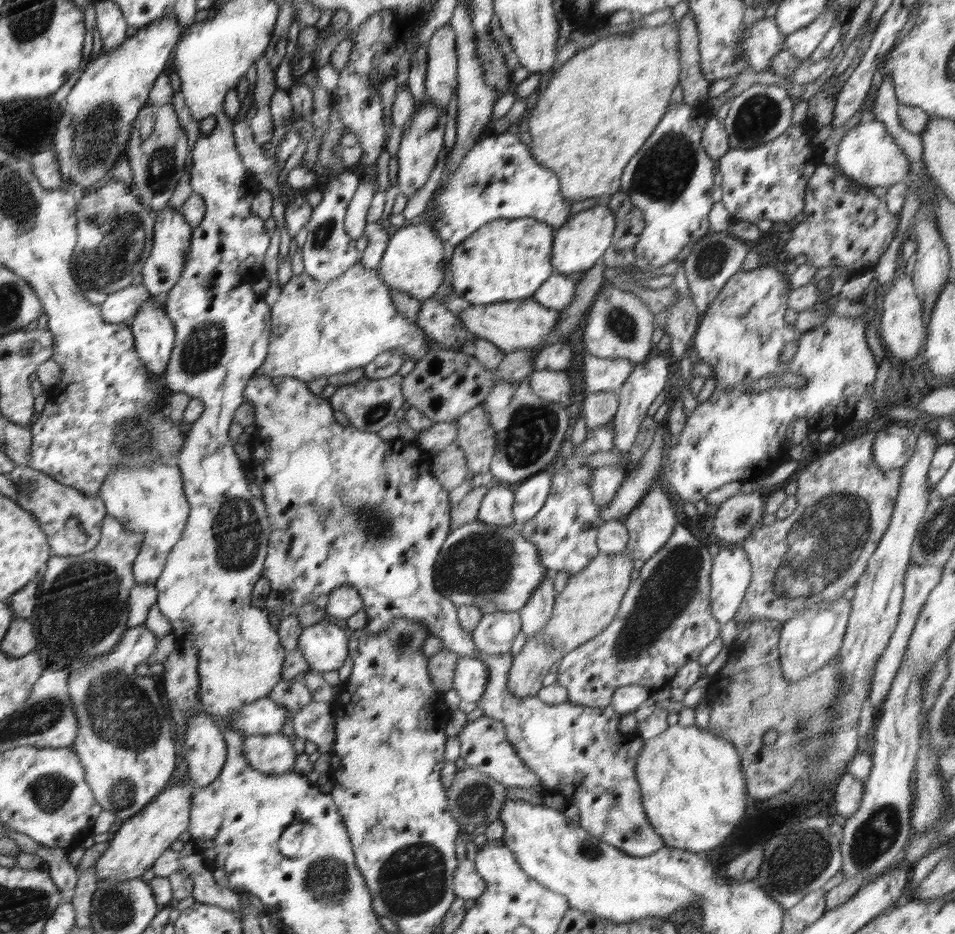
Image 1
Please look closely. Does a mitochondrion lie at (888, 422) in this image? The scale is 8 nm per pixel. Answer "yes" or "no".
no

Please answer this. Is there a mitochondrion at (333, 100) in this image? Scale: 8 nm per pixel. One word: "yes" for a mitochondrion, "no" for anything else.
no

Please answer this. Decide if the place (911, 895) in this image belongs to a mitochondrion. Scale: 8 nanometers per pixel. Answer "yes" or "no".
no

